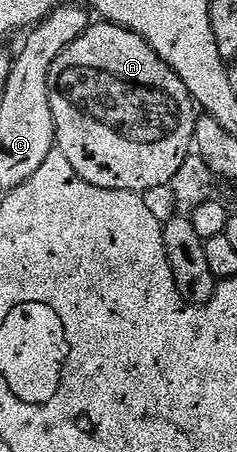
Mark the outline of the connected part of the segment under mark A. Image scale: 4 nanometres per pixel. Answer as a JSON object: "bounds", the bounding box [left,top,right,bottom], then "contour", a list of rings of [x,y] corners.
{"bounds":[49,23,197,194],"contour":[[[95,23],[87,27],[85,34],[81,34],[81,38],[77,38],[77,42],[73,42],[64,50],[61,58],[57,58],[57,62],[53,62],[53,70],[49,70],[49,110],[53,110],[57,151],[65,154],[65,158],[69,158],[69,166],[73,166],[73,170],[77,170],[80,178],[98,188],[142,194],[154,187],[170,185],[171,179],[177,174],[177,170],[181,170],[181,162],[185,162],[185,158],[192,155],[195,142],[197,105],[191,99],[185,82],[181,82],[181,78],[177,78],[174,70],[145,43],[141,36],[131,32],[128,28],[122,28],[120,24]]]}

